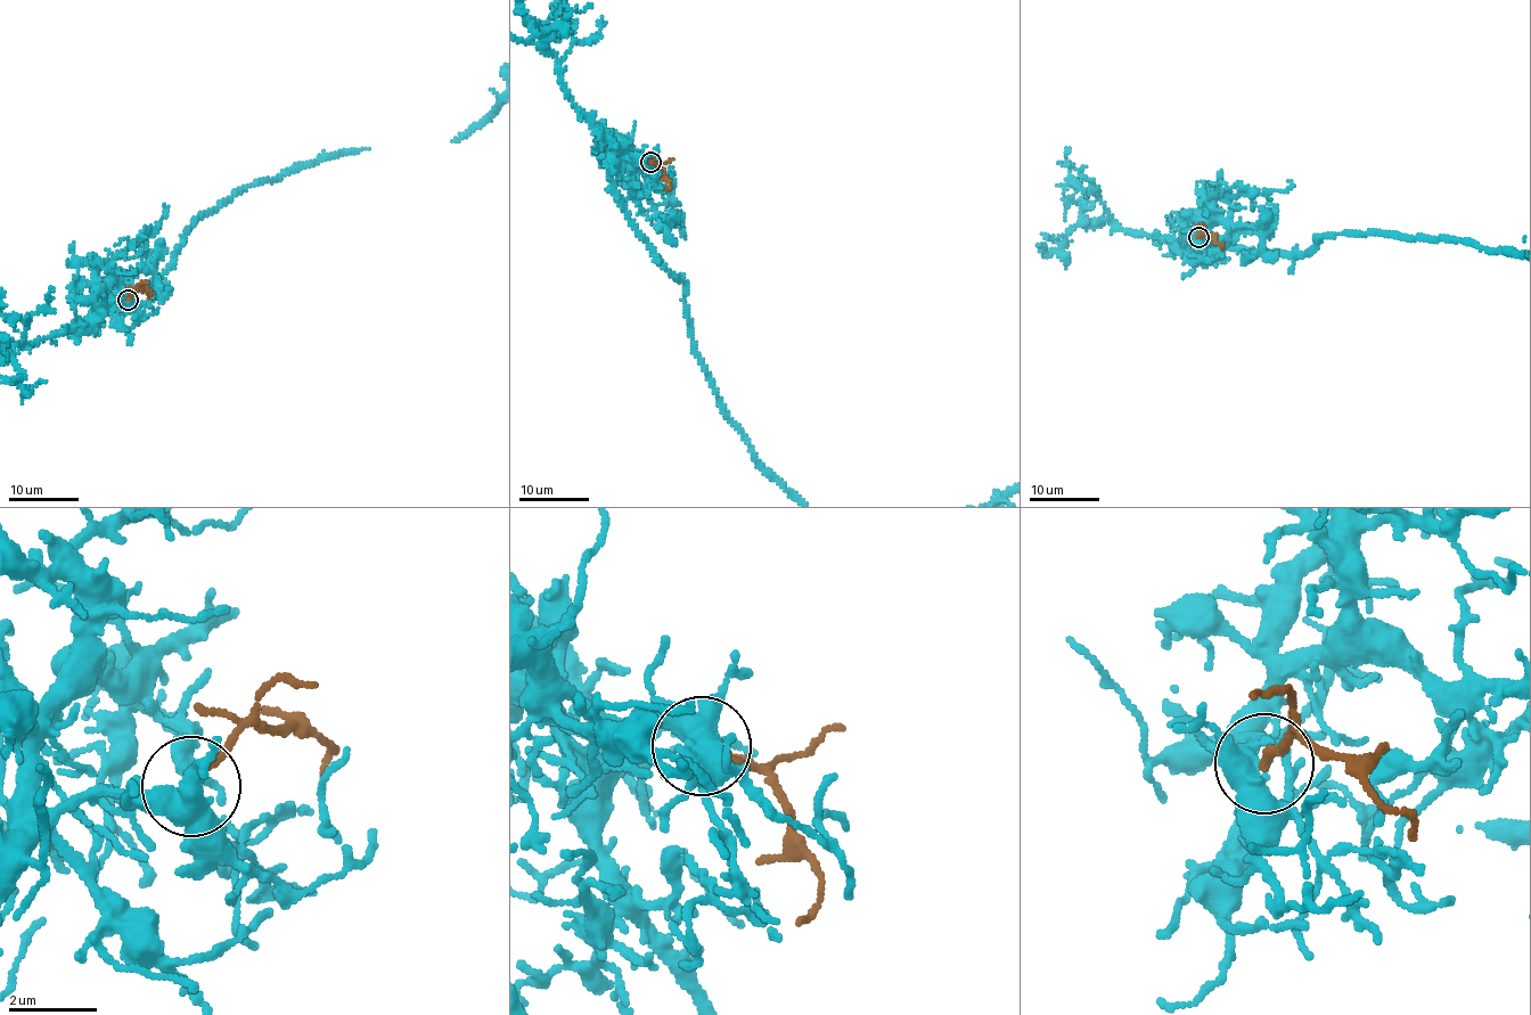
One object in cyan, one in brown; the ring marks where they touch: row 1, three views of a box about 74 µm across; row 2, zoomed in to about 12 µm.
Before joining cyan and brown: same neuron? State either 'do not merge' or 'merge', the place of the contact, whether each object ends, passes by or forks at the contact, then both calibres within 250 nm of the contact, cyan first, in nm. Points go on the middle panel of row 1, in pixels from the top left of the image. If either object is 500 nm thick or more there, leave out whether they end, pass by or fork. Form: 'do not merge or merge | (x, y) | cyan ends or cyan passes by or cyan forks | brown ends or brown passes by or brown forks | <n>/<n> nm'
merge | (651, 162) | cyan forks | brown ends | 460/200 nm

